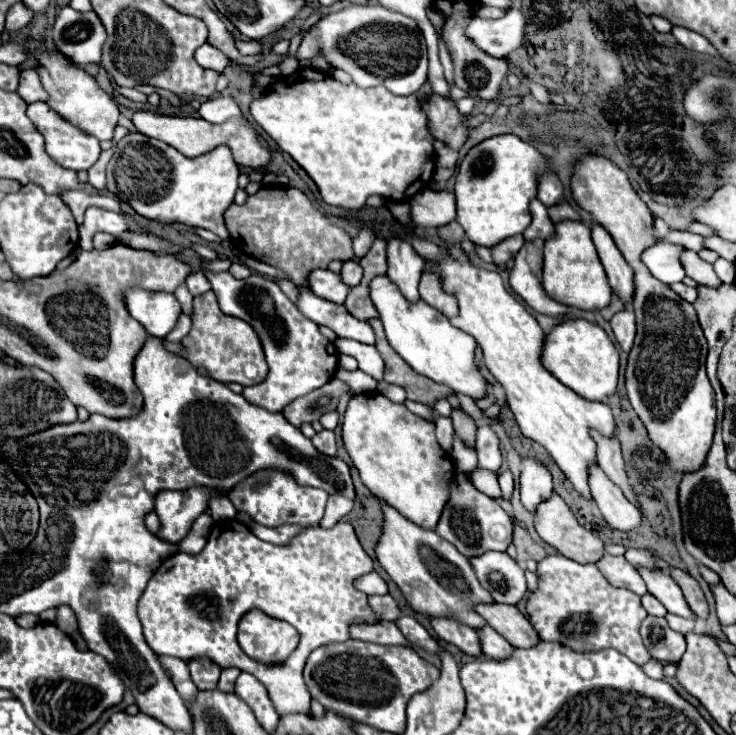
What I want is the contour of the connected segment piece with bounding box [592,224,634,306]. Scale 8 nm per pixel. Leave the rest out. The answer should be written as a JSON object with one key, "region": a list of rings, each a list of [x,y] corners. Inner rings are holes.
{"region":[[[600,224],[592,226],[592,240],[594,240],[598,256],[602,260],[602,266],[606,270],[612,292],[624,302],[624,306],[630,306],[632,292],[634,292],[632,268],[628,266],[628,262],[624,260],[624,256],[616,248],[616,244],[612,242],[612,236],[608,236],[608,232]]]}

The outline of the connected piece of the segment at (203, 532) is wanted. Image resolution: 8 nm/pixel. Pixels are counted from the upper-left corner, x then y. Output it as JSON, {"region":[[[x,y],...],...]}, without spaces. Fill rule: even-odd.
{"region":[[[202,512],[202,514],[194,520],[194,524],[192,524],[192,528],[190,528],[190,532],[188,532],[188,536],[178,544],[178,552],[198,554],[198,552],[204,548],[206,540],[208,540],[208,534],[210,534],[212,524],[214,524],[212,516],[210,516],[208,512]]]}

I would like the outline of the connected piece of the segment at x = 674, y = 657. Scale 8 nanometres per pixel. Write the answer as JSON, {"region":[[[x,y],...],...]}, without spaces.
{"region":[[[648,616],[640,626],[640,636],[644,640],[644,646],[652,654],[652,658],[660,662],[680,662],[682,654],[686,652],[686,640],[684,636],[676,634],[672,628],[668,628],[666,618]]]}

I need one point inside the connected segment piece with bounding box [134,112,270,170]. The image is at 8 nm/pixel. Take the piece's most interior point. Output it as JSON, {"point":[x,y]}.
{"point":[192,136]}

